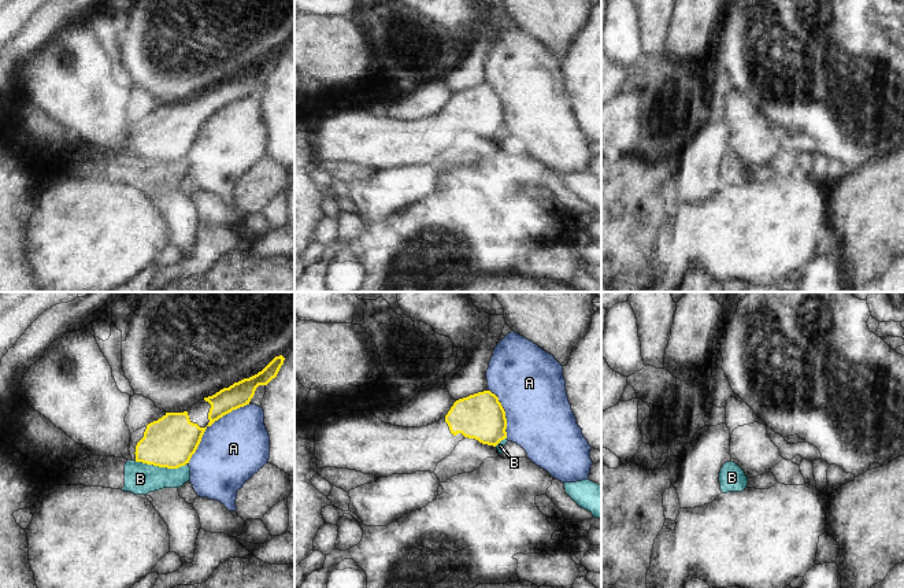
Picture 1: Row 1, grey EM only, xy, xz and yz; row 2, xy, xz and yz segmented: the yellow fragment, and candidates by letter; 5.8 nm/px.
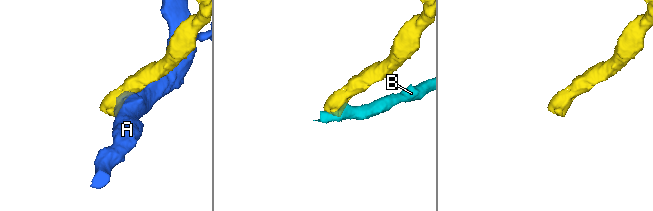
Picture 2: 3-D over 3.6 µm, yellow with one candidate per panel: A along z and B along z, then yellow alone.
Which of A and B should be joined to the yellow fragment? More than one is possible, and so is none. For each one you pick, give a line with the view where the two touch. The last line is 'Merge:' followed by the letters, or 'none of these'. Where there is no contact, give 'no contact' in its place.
Merge: none of these

